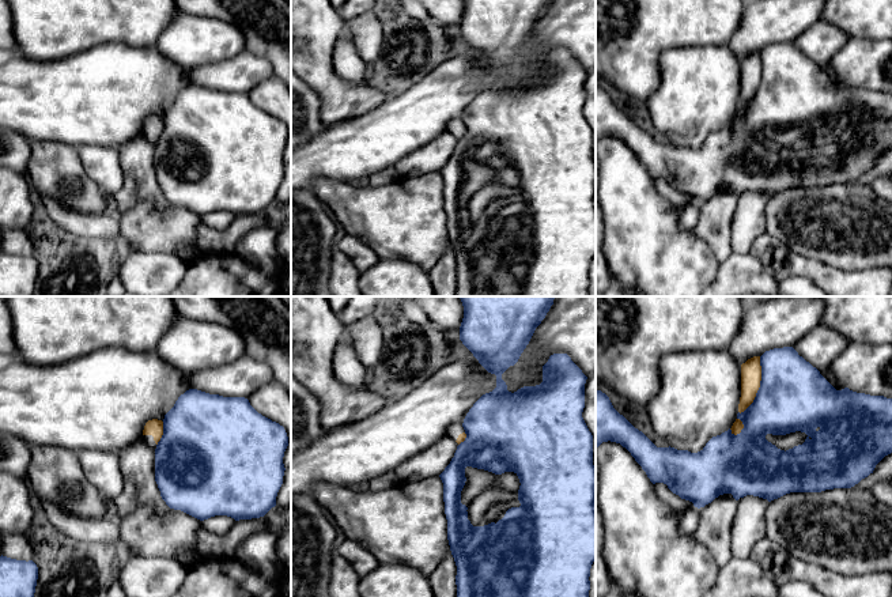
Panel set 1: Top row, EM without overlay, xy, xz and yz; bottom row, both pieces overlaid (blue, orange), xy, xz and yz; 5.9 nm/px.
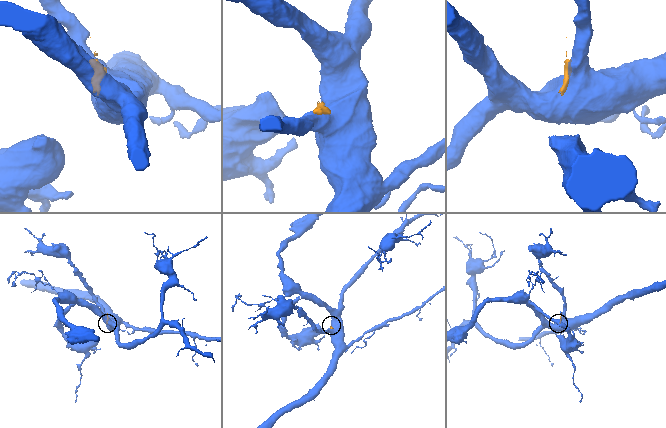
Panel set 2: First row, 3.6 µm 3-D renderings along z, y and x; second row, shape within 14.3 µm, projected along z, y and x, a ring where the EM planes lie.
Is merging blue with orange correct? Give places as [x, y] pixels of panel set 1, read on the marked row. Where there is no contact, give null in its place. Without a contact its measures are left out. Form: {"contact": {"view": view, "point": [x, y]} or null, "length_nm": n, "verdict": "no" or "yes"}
{"contact": {"view": "yz", "point": [760, 385]}, "length_nm": 360, "verdict": "no"}

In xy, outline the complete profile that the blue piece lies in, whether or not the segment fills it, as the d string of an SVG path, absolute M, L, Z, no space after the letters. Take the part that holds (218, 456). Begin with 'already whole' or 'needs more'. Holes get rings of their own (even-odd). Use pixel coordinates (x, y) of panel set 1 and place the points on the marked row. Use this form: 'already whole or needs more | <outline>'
already whole | M189 389L165 415L163 435L155 449L155 481L170 509L181 510L200 521L215 515L239 519L264 517L276 506L283 484L283 457L288 437L283 426L258 413L245 397L223 397Z

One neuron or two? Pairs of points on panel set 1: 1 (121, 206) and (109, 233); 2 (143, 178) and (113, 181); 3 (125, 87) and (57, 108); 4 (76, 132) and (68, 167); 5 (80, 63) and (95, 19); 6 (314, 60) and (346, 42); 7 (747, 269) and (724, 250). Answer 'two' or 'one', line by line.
1: two
2: two
3: one
4: two
5: two
6: two
7: two

